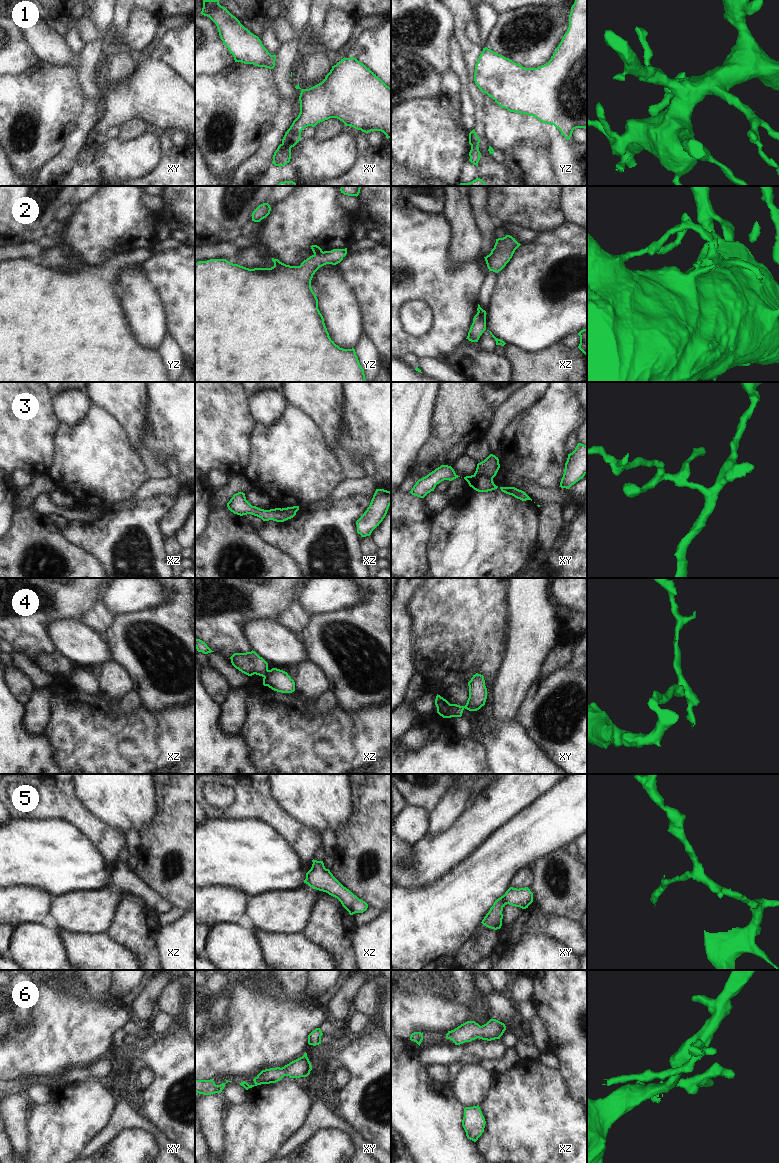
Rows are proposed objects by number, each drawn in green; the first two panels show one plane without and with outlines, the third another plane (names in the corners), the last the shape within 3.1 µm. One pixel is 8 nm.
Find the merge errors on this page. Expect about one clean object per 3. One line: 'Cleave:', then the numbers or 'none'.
Cleave: 1, 2, 3, 4, 5

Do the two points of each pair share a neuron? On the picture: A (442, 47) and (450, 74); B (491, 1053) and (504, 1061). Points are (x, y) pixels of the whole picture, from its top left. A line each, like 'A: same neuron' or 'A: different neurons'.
A: different neurons
B: different neurons

